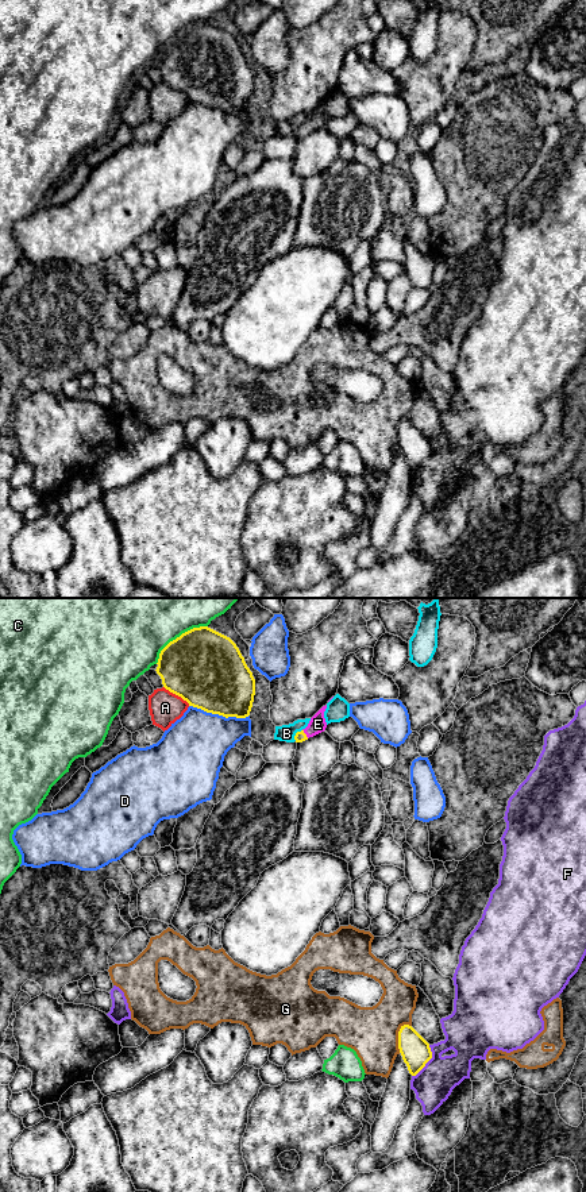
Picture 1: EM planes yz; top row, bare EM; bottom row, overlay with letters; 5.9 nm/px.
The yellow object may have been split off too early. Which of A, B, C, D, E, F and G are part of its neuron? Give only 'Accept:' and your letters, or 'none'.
Accept: E

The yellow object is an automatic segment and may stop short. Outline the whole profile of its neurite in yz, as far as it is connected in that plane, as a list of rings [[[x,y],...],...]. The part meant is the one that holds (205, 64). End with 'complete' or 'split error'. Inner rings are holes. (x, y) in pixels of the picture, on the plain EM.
[[[193,23],[159,49],[157,69],[189,101],[225,113],[250,111],[255,74],[236,39],[208,23]]]; complete

